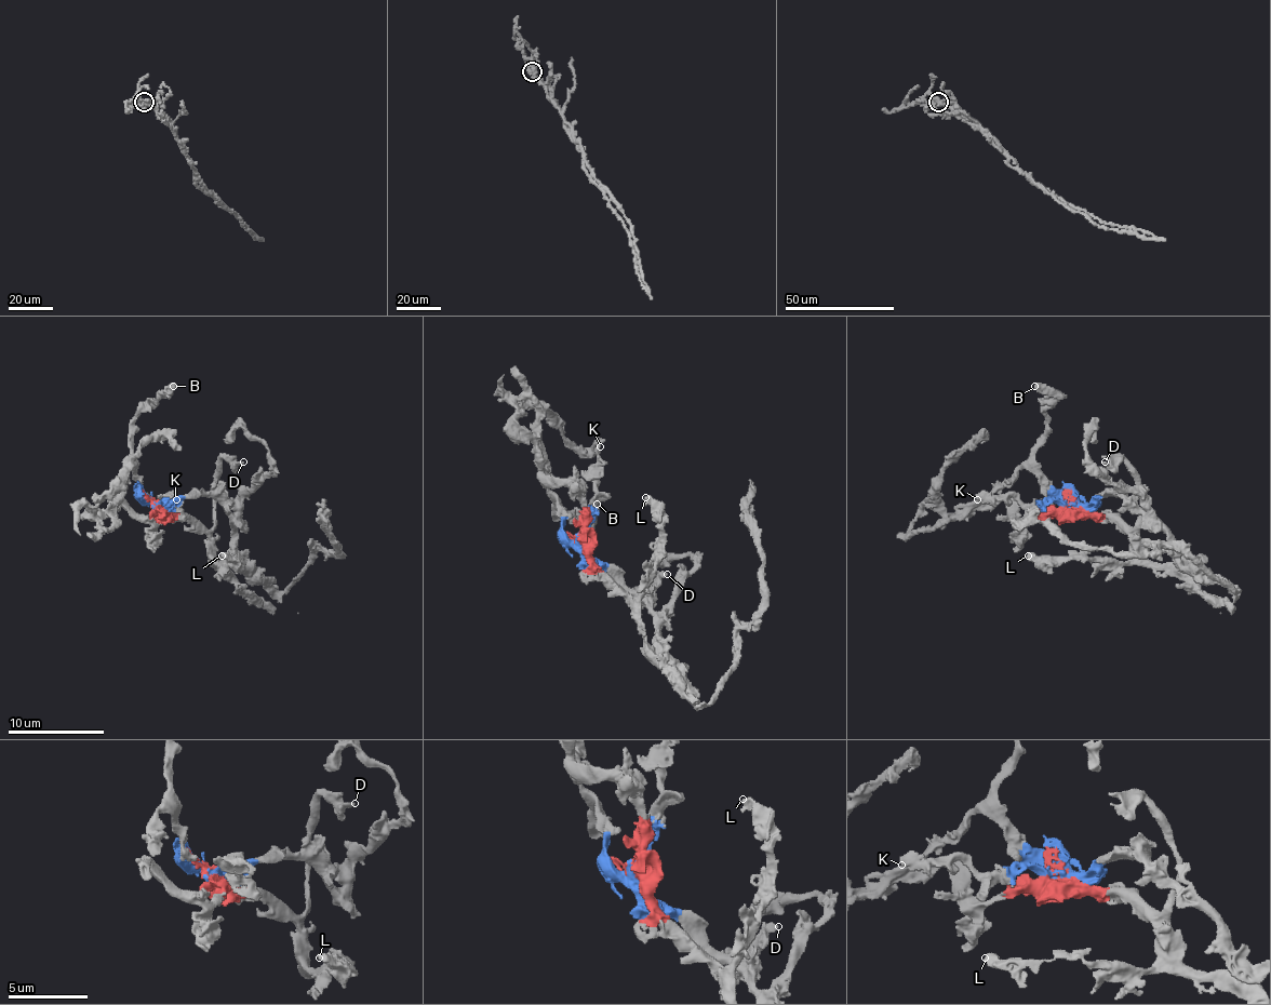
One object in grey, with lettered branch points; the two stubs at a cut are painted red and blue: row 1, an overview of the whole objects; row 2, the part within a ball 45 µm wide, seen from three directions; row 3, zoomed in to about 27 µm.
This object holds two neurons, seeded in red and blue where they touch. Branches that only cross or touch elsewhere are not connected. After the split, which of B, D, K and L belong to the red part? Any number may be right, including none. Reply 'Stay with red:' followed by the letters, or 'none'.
Stay with red: D, L

